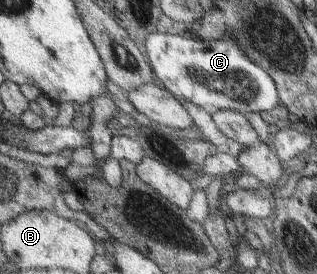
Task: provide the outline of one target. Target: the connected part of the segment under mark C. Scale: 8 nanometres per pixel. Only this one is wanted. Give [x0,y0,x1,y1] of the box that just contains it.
[141,33,279,114]

